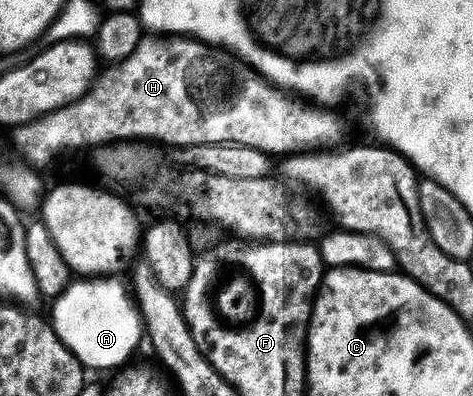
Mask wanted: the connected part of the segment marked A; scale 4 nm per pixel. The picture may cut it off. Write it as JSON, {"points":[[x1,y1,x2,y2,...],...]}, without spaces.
{"points":[[83,278,71,283,54,301,54,330,60,342,83,363,84,369,122,369,138,350,139,342,144,341,145,325,136,301,130,295,119,296,115,283,111,278]]}

